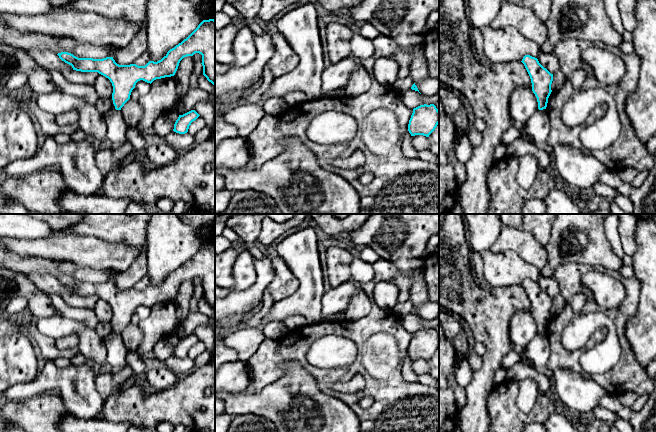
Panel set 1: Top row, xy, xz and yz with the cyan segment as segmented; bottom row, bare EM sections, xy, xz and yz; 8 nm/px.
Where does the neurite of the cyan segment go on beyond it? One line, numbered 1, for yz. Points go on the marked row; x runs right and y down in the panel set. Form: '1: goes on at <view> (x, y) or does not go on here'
1: does not go on here

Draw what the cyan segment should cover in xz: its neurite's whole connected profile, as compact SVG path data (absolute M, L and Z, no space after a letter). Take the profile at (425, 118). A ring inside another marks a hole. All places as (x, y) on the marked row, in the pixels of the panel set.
M424 104L413 109L408 124L408 131L411 136L423 135L429 137L438 124L439 110L434 104Z

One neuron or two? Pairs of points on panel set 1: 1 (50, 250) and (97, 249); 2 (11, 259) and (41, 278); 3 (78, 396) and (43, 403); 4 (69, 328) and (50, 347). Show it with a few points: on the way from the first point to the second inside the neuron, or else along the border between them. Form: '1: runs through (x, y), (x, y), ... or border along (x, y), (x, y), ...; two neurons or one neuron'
1: runs through (62, 249), (85, 249); one neuron
2: border along (26, 273), (49, 273), (56, 278); two neurons
3: border along (39, 394), (57, 390), (64, 407), (71, 414); two neurons
4: border along (35, 327), (55, 340); two neurons

